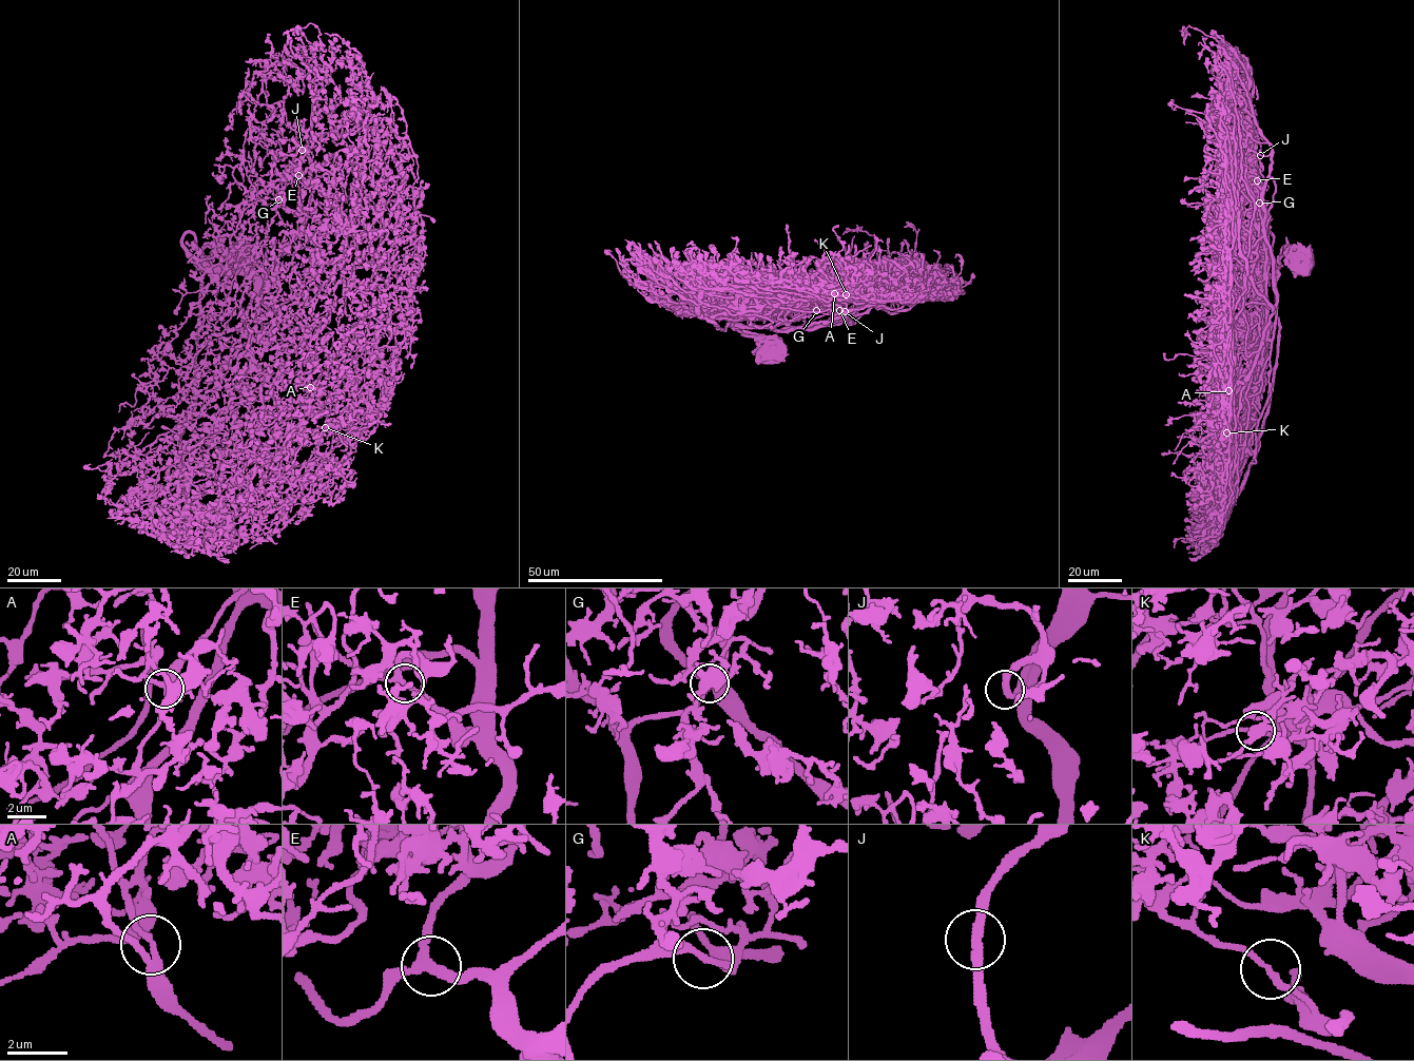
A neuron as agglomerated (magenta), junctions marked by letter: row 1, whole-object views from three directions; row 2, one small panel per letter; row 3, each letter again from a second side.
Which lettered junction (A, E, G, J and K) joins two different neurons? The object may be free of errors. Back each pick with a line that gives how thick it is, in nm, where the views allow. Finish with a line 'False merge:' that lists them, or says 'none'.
False merge: none

